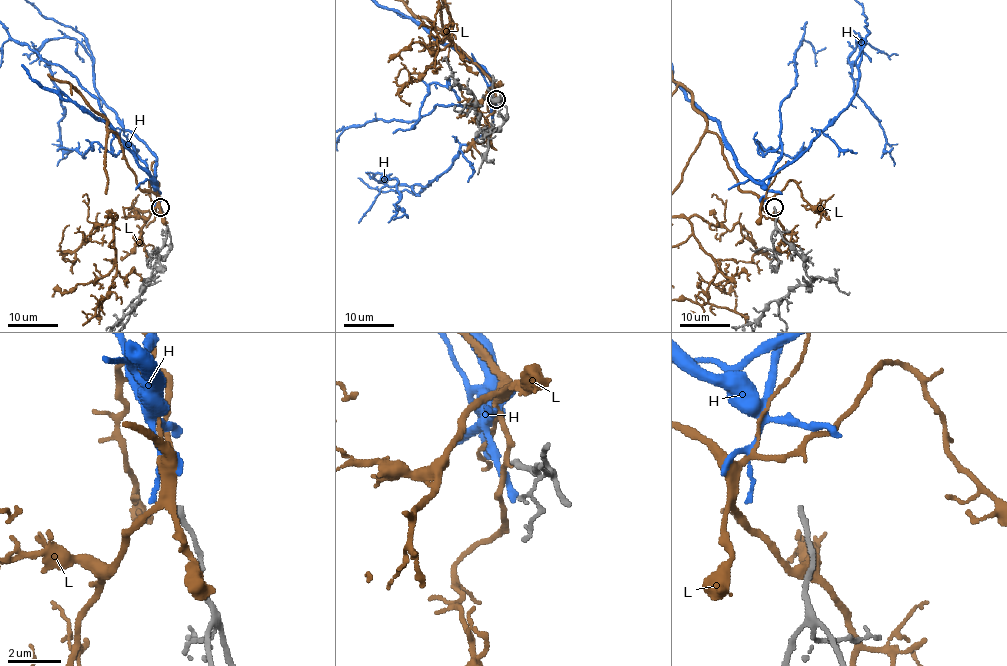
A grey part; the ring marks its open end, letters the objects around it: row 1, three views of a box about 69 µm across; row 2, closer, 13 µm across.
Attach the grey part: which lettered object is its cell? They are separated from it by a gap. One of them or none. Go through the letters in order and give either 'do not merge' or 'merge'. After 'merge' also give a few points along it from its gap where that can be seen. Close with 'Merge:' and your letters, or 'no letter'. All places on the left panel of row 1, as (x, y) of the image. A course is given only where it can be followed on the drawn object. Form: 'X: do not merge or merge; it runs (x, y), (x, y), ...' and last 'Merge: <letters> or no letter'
H: do not merge
L: do not merge
Merge: no letter

